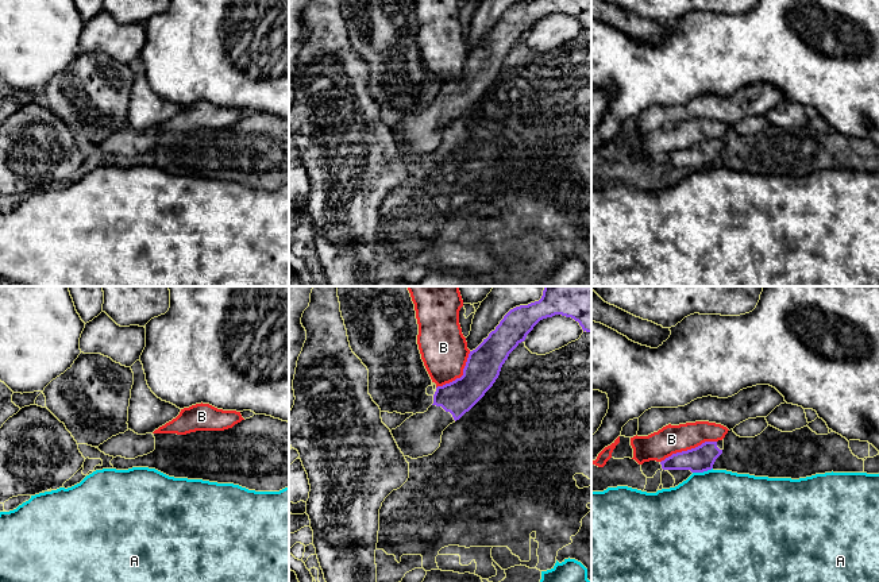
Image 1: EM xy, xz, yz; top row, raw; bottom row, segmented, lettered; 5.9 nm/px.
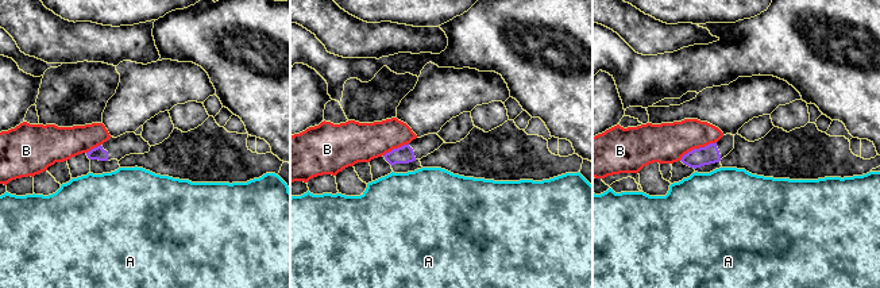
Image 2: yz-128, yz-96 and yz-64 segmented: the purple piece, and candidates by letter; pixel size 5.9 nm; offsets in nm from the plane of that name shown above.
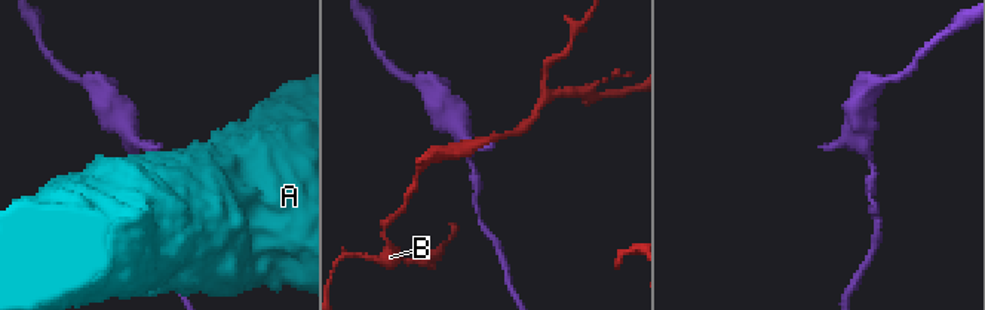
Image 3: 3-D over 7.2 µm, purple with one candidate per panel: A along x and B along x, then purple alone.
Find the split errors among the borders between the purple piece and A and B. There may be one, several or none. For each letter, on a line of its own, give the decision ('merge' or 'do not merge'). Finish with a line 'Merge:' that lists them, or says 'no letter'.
A: do not merge
B: do not merge
Merge: no letter

